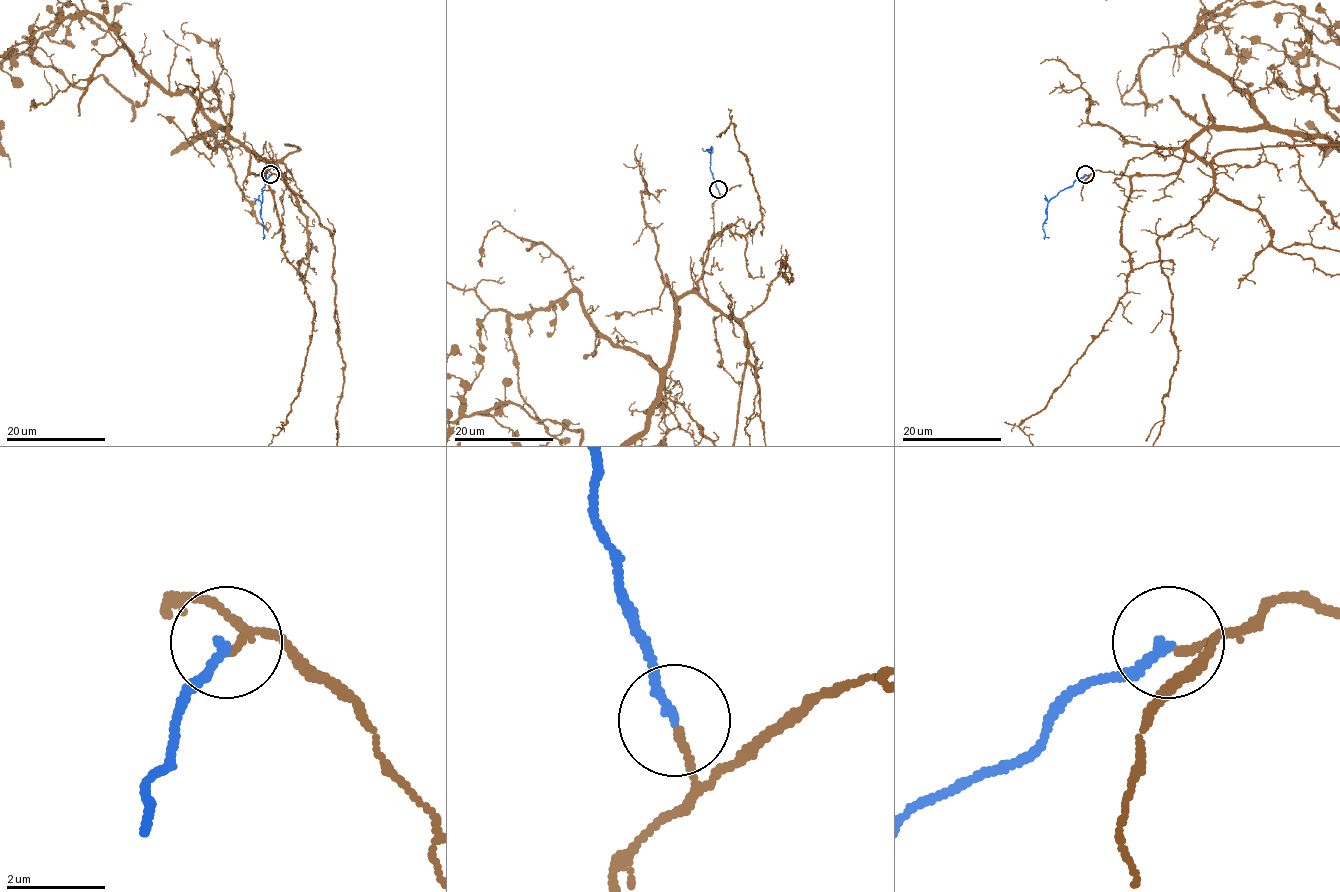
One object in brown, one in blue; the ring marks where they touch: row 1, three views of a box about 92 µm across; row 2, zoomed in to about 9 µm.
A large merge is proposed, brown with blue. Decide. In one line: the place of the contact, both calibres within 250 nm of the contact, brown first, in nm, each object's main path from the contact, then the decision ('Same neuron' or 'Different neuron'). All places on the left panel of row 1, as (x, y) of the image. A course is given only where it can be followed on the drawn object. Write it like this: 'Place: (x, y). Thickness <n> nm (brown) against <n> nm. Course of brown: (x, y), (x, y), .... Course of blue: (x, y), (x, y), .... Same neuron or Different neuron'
Place: (270, 174). Thickness 150 nm (brown) against 190 nm. Course of blue: (270, 175), (262, 188), (262, 237). Different neuron

